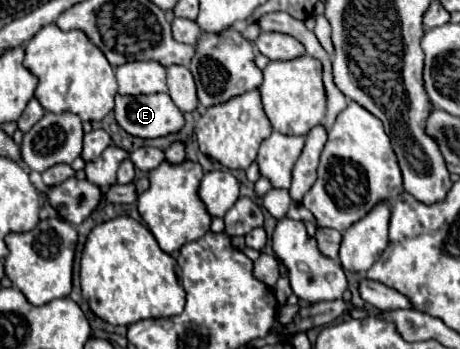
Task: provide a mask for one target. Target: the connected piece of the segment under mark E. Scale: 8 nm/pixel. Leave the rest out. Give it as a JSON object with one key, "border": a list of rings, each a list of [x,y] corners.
{"border":[[[167,93],[115,95],[115,119],[129,135],[157,139],[183,129],[183,113]]]}

